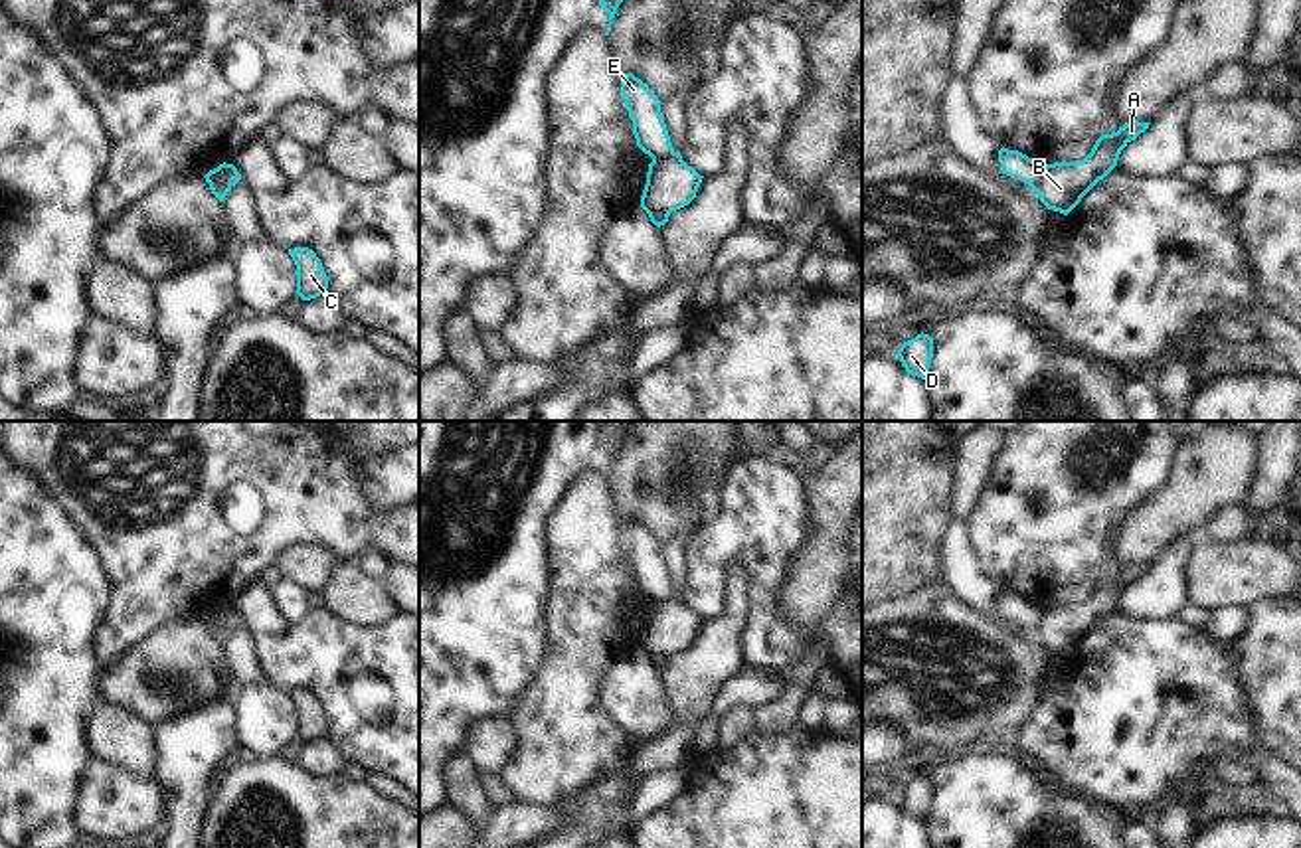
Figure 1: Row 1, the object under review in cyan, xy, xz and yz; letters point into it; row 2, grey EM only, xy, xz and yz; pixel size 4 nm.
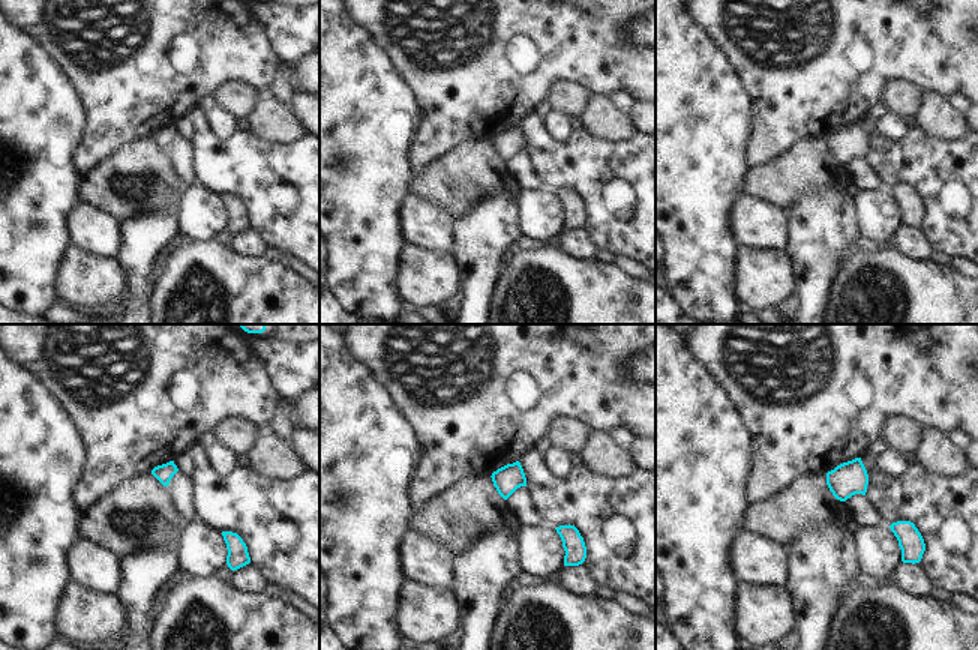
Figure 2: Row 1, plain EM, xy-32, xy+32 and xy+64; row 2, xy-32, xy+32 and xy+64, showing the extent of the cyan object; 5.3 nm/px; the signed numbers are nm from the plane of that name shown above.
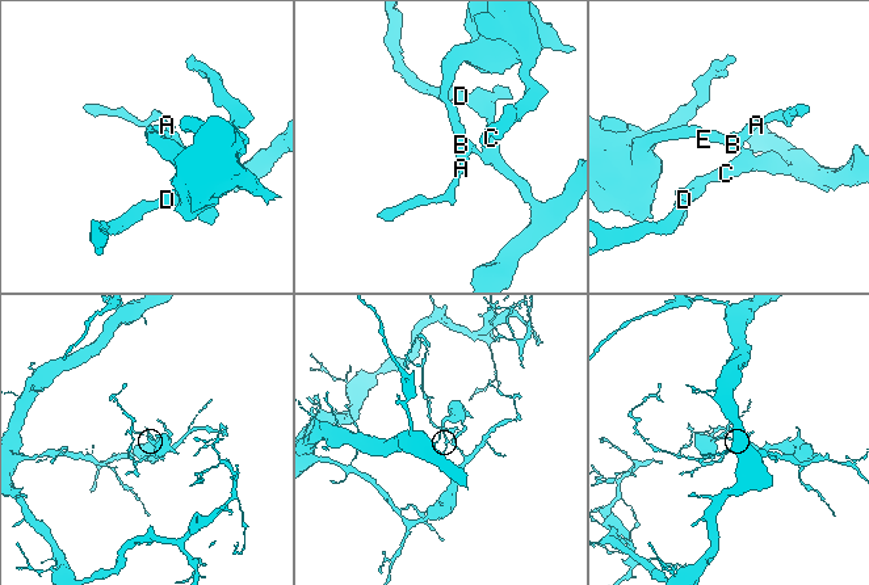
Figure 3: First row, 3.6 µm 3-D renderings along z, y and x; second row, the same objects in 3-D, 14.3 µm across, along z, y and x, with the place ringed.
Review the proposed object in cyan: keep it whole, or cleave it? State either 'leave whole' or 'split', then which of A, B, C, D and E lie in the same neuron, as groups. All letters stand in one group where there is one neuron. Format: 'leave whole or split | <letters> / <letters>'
split | A B C D / E

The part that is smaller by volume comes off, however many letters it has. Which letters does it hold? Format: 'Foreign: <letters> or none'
Foreign: E

